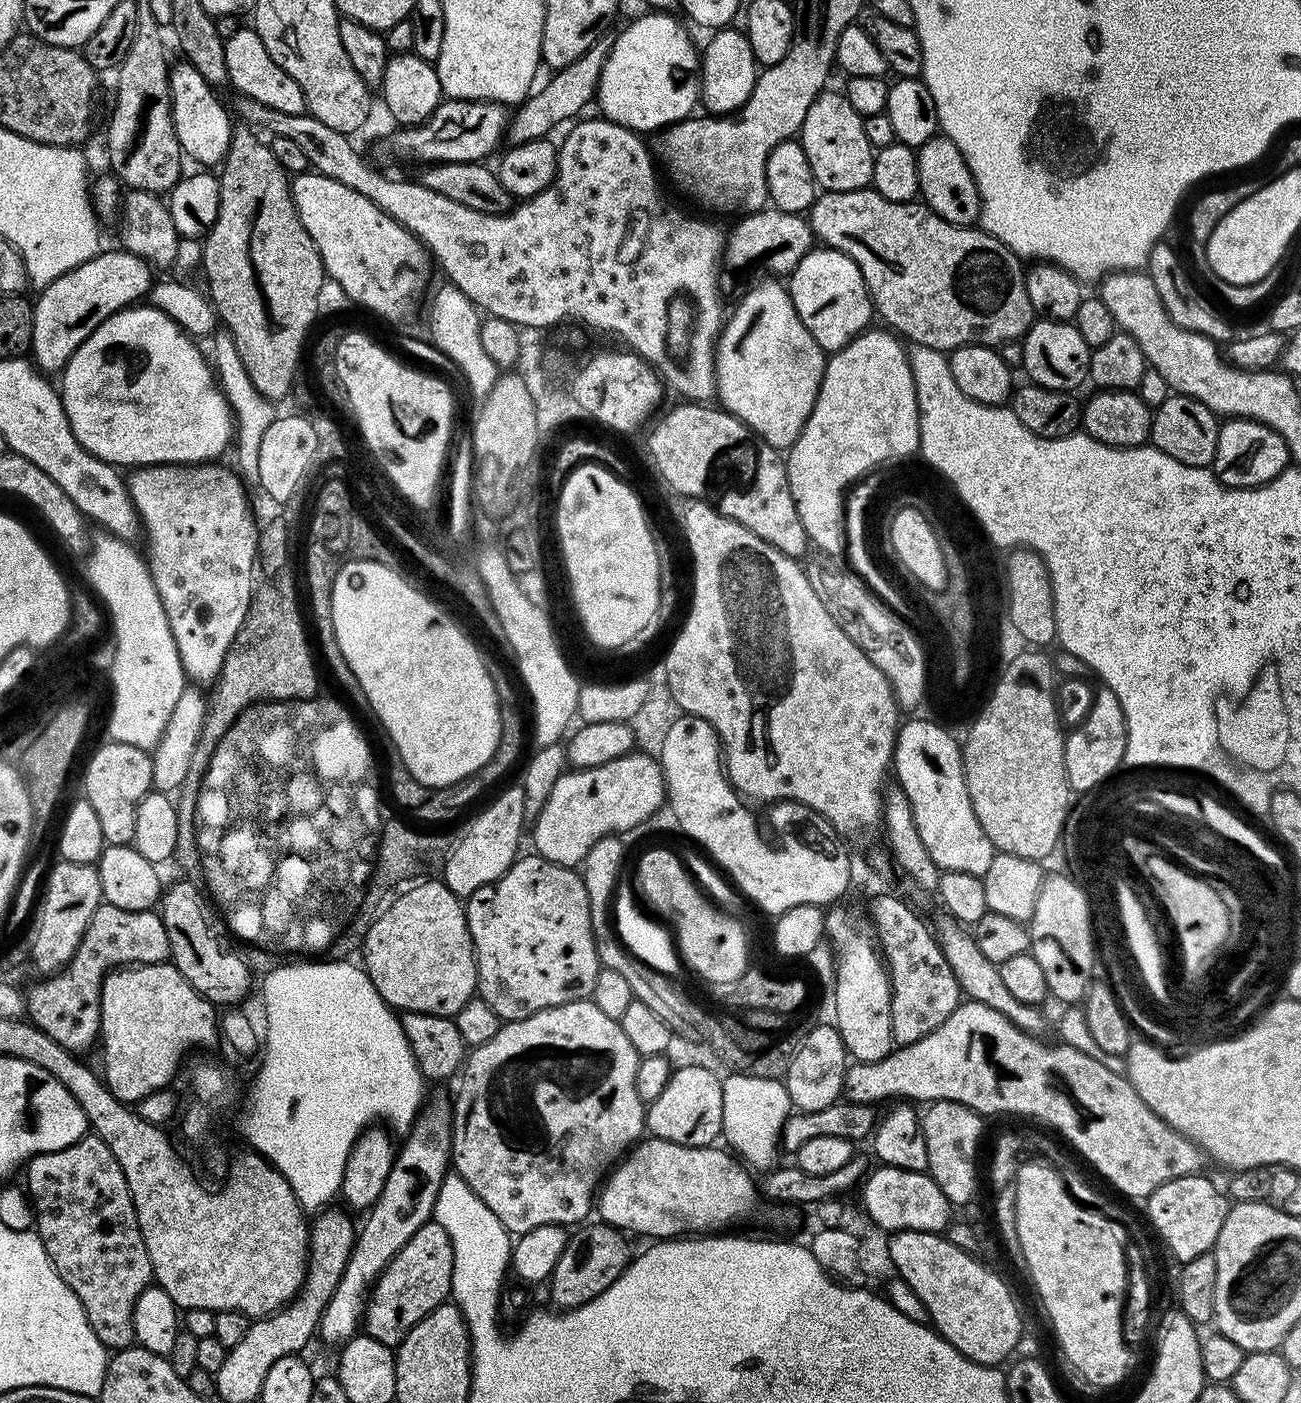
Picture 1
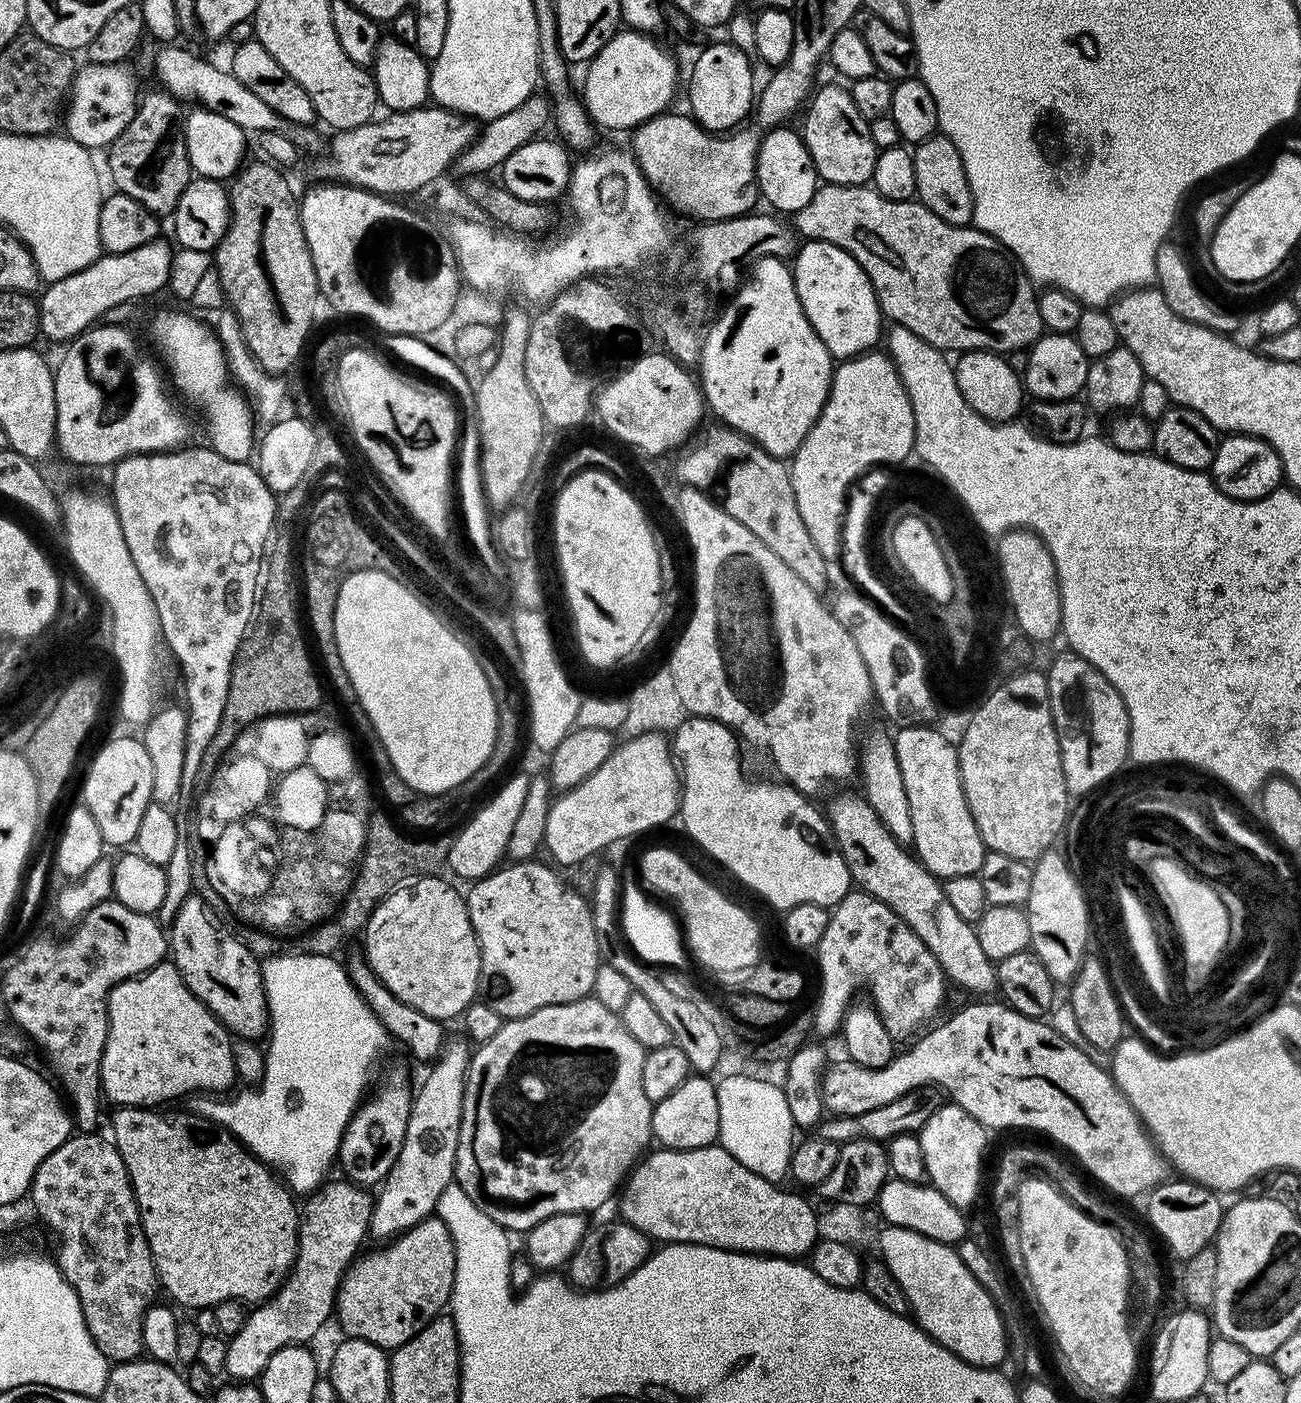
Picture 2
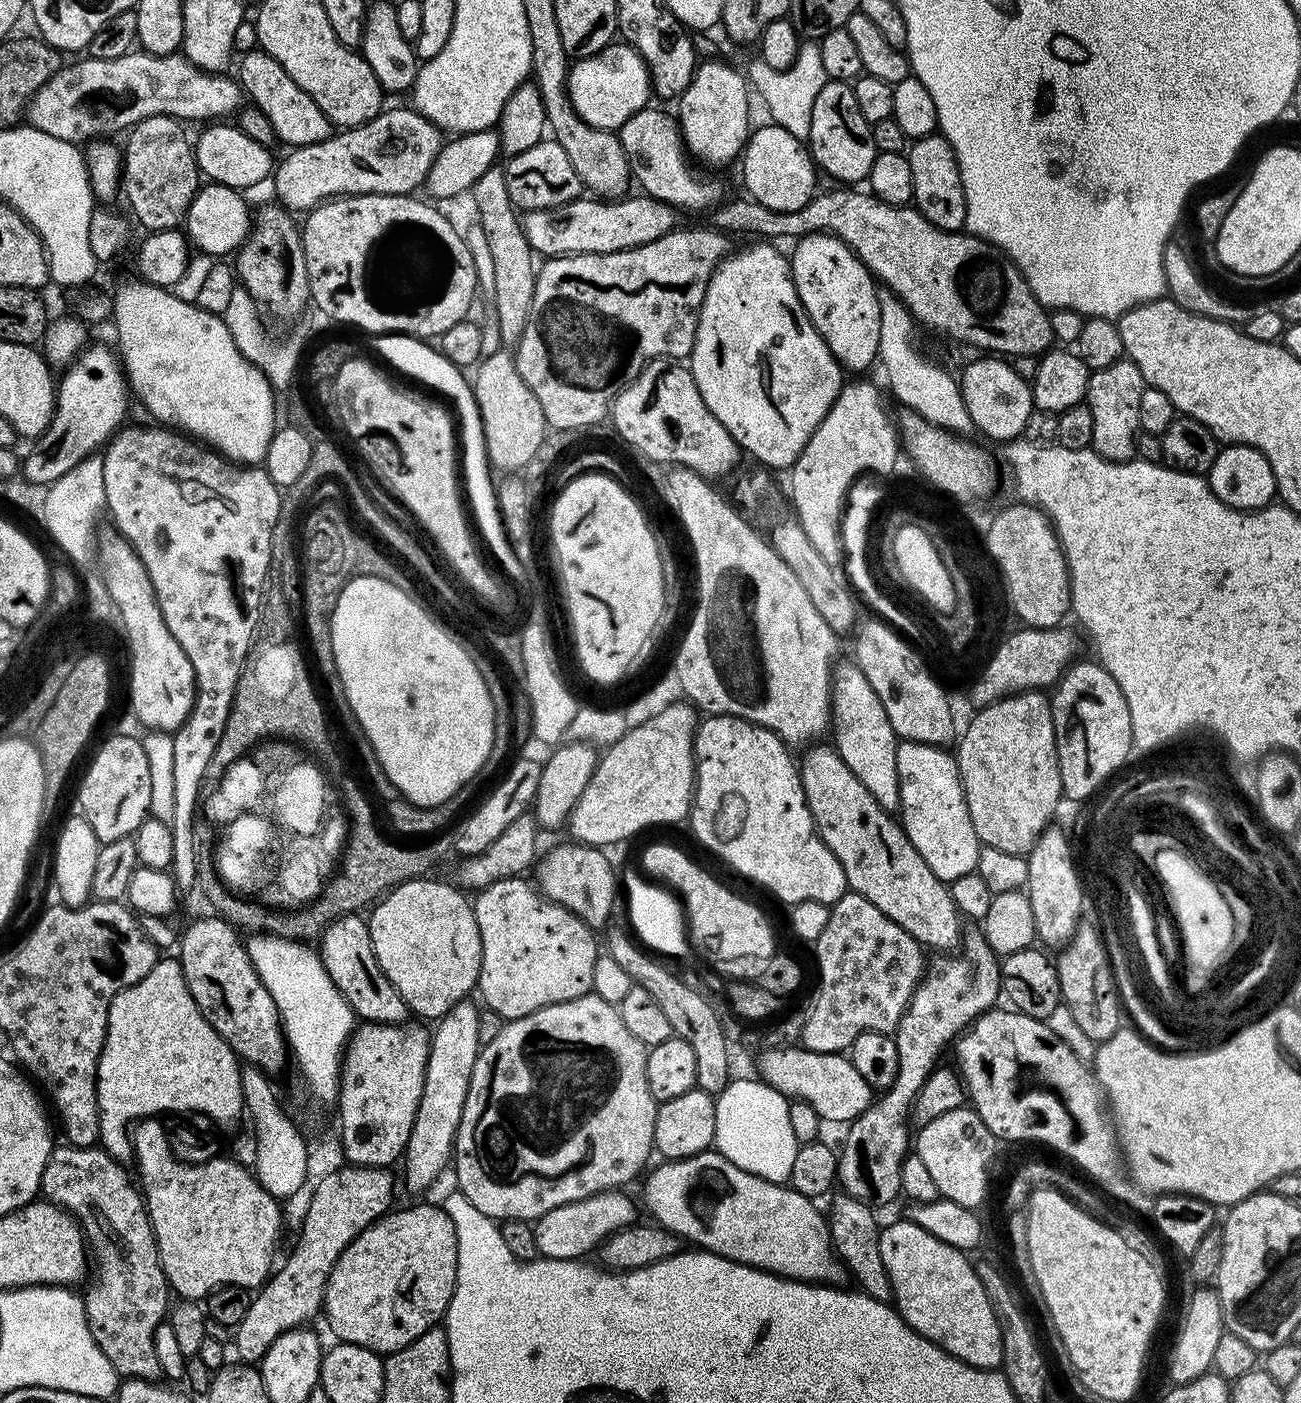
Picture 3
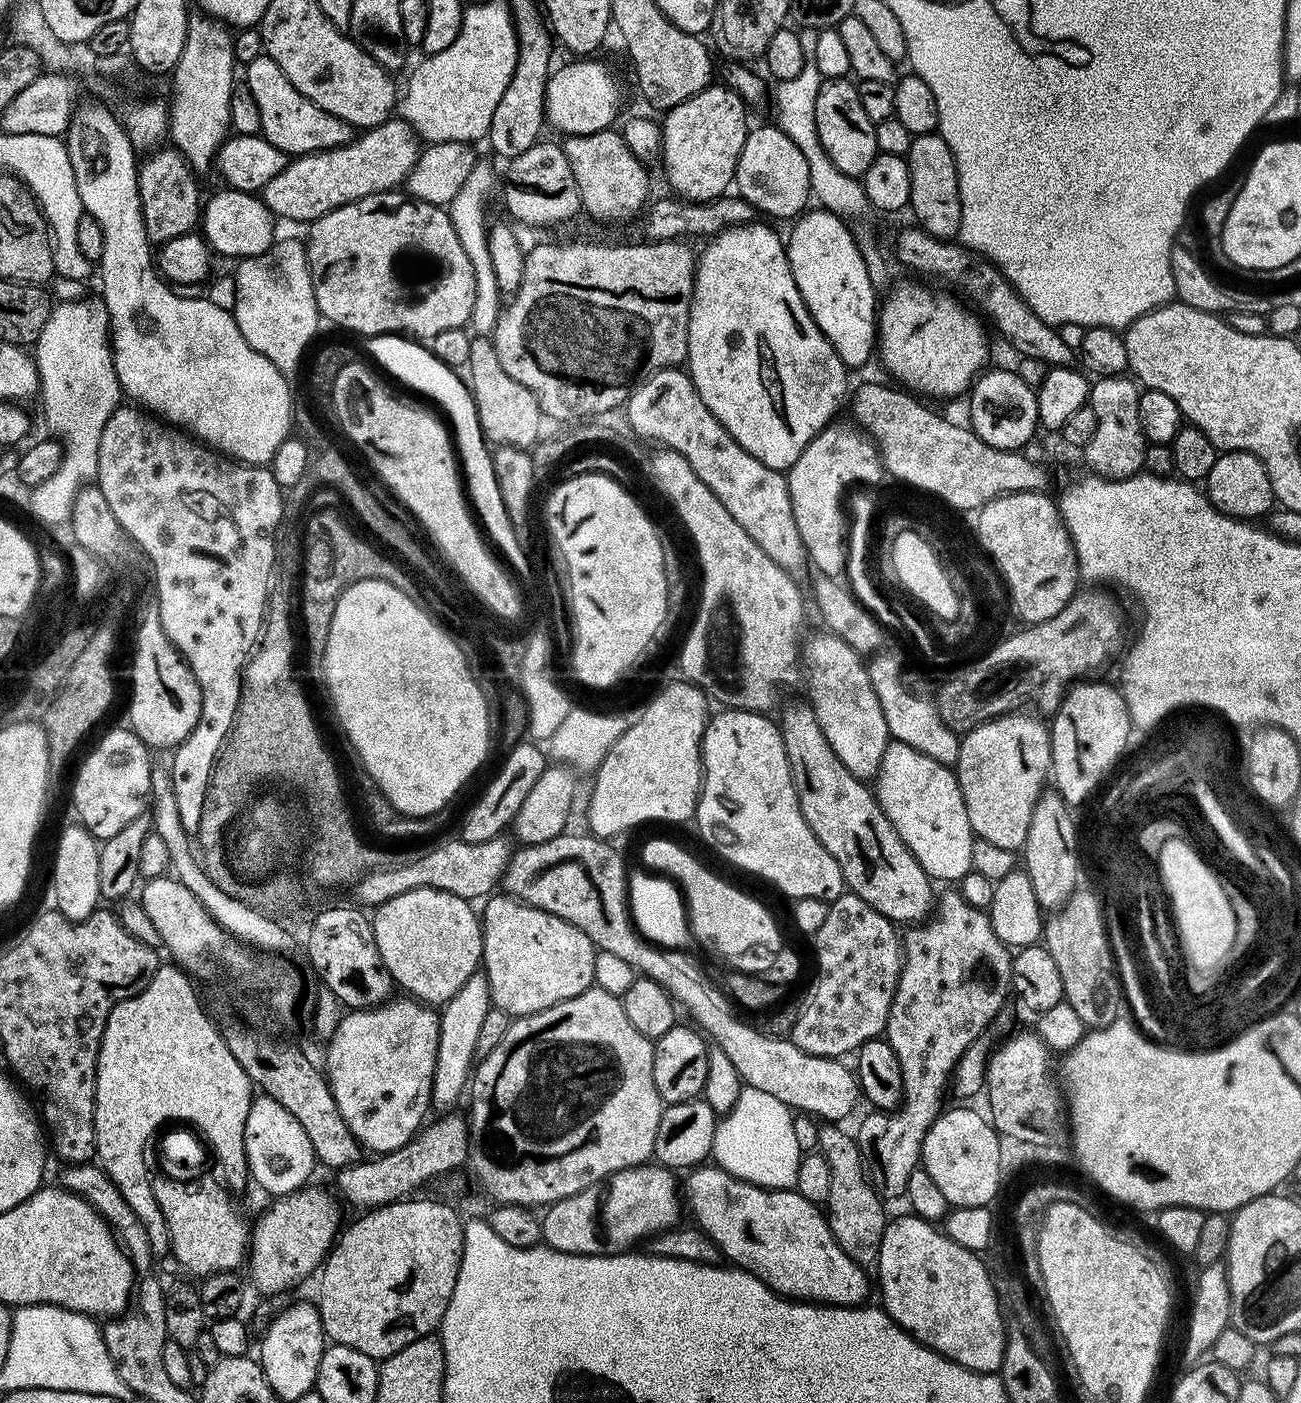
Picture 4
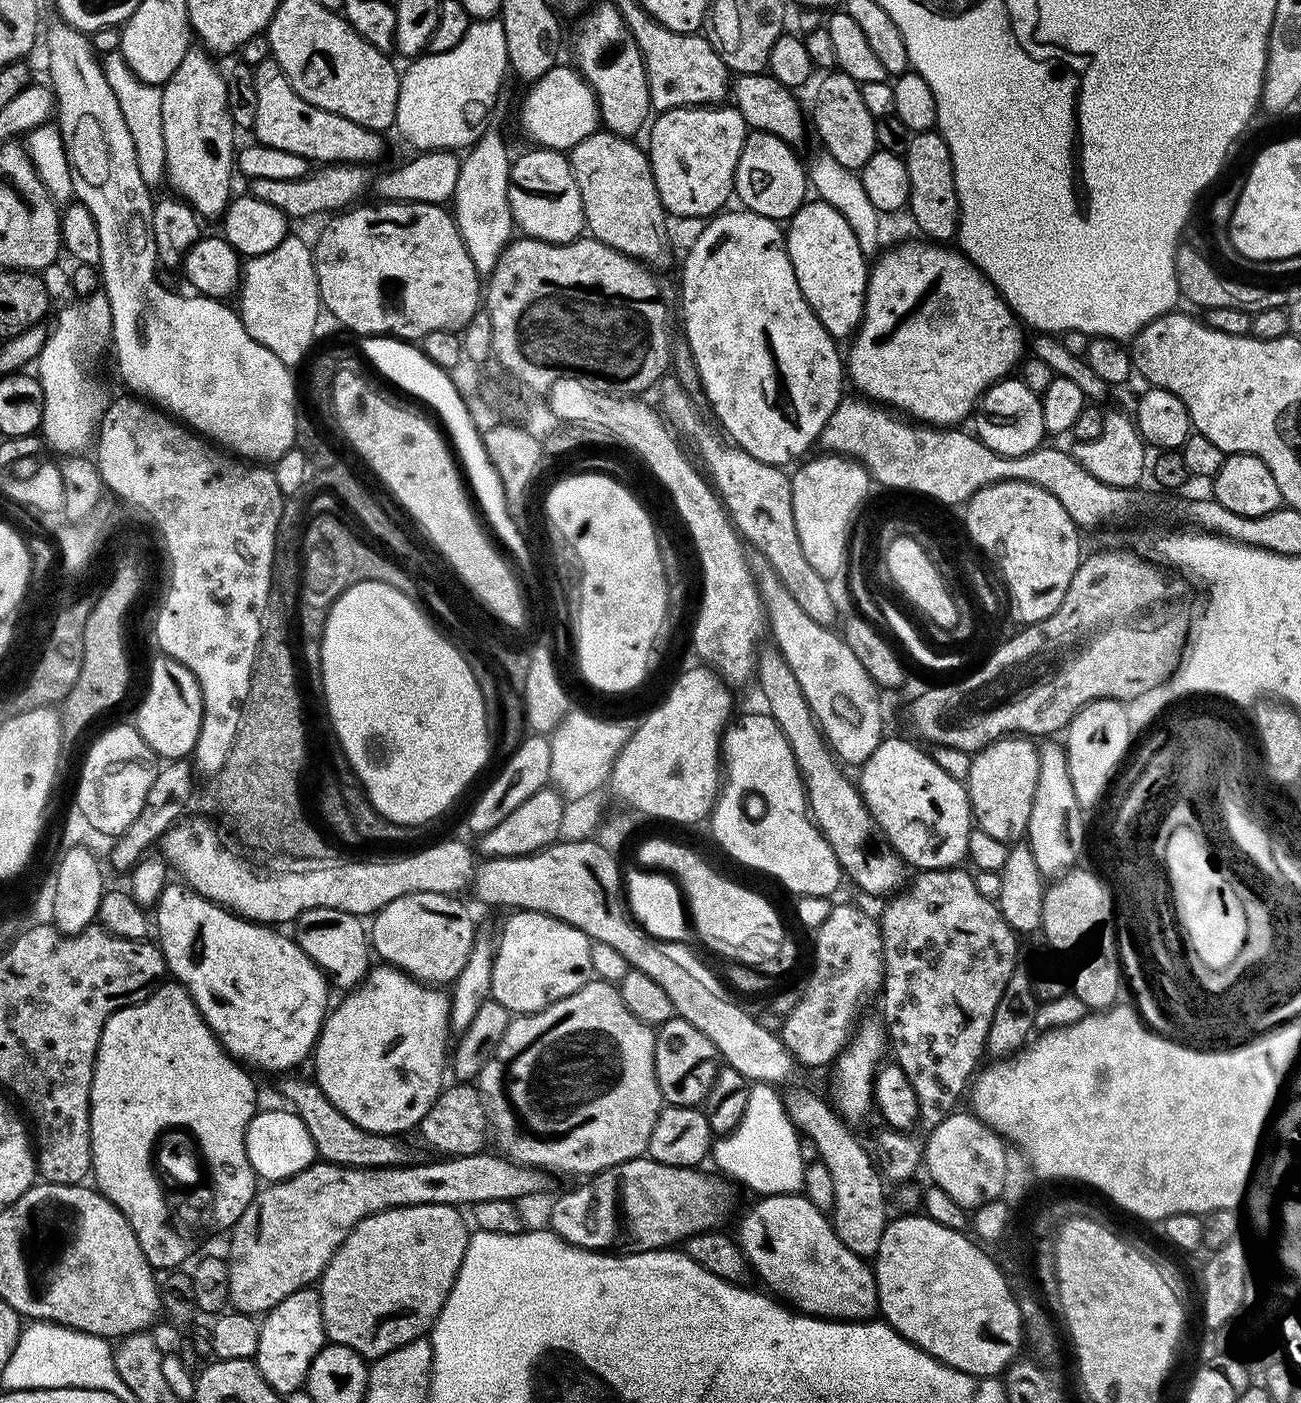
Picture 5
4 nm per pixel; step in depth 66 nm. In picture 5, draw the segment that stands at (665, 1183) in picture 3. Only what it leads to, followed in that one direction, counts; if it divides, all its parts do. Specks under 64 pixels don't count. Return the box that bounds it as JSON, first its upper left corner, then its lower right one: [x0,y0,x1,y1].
[738,1194,880,1320]

